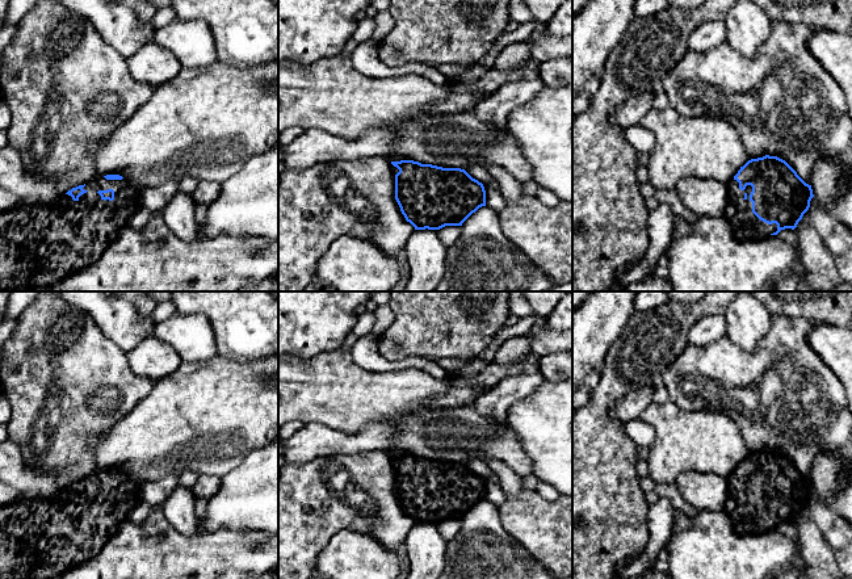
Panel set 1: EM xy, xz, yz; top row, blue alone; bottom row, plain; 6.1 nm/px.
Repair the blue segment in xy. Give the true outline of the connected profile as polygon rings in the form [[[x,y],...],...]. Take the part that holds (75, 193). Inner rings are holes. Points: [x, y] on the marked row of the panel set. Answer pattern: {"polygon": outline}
{"polygon": [[[119,175],[96,176],[54,202],[0,211],[0,291],[55,285],[93,264],[142,206],[140,192]]]}

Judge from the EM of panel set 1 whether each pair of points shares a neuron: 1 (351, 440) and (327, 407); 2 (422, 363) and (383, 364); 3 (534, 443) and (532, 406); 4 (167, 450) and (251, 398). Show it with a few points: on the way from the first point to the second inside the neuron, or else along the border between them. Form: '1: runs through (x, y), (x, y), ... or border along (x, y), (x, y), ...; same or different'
1: border along (374, 422), (364, 424), (353, 433), (317, 424); different
2: runs through (412, 363), (393, 365); same
3: runs through (534, 433), (534, 415); same
4: runs through (188, 429), (200, 418), (230, 408); same

